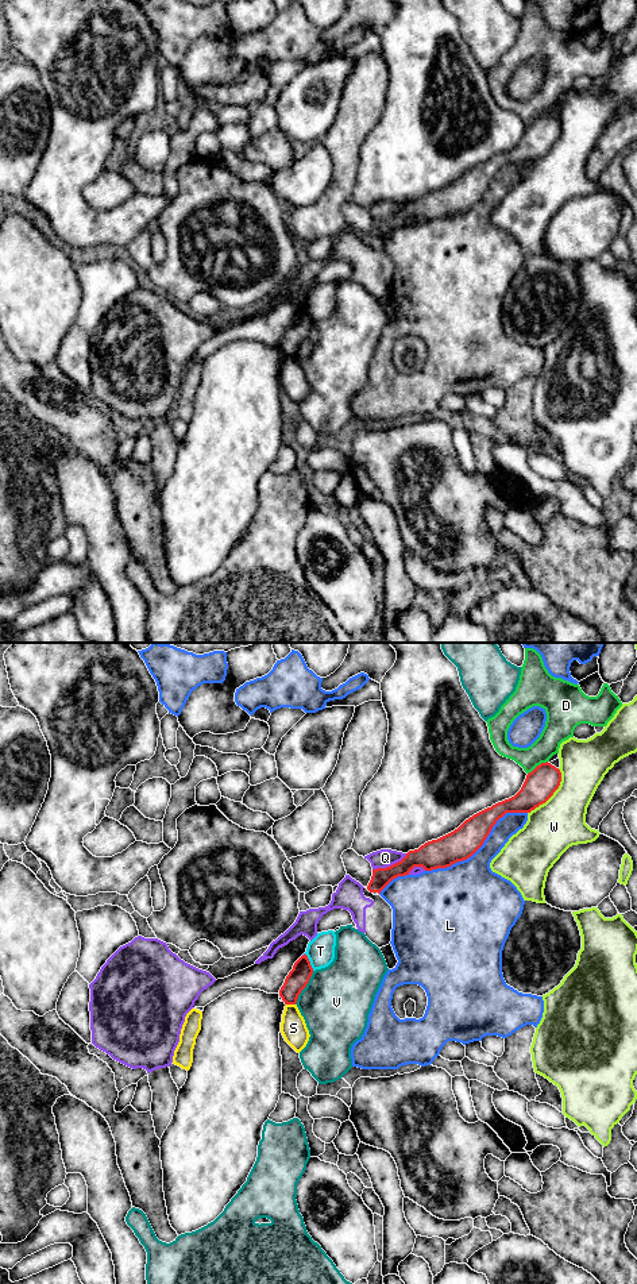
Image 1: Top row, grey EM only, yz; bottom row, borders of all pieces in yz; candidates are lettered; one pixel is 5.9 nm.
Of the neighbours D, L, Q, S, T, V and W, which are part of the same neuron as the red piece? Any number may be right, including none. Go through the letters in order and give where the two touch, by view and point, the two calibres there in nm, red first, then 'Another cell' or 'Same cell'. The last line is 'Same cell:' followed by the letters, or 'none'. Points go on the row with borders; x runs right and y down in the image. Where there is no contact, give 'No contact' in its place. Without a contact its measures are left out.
D: Touches red at yz (537, 766). Thickness 190 nm (red) against 160 nm. Another cell
L: Touches red at yz (479, 847). Thickness 190 nm (red) against 320 nm. Another cell
Q: Touches red at yz (390, 866). Thickness 160 nm (red) against 110 nm. Another cell
S: Touches red at yz (290, 1003). Thickness 130 nm (red) against 160 nm. Another cell
T: Touches red at yz (309, 961). Thickness 130 nm (red) against 170 nm. Another cell
V: Touches red at yz (305, 986). Thickness 130 nm (red) against 420 nm. Another cell
W: Touches red at yz (552, 794). Thickness 190 nm (red) against 300 nm. Another cell
Same cell: none

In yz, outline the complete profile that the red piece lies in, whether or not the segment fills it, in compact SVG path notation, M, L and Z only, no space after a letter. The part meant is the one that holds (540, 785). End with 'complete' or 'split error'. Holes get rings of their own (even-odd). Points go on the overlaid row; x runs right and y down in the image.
M548 761L541 763L526 775L521 790L514 797L474 814L453 832L409 851L401 861L372 870L367 890L381 894L393 879L409 875L414 867L432 871L467 860L483 845L499 818L506 813L530 813L553 795L560 782L560 770Z | complete

